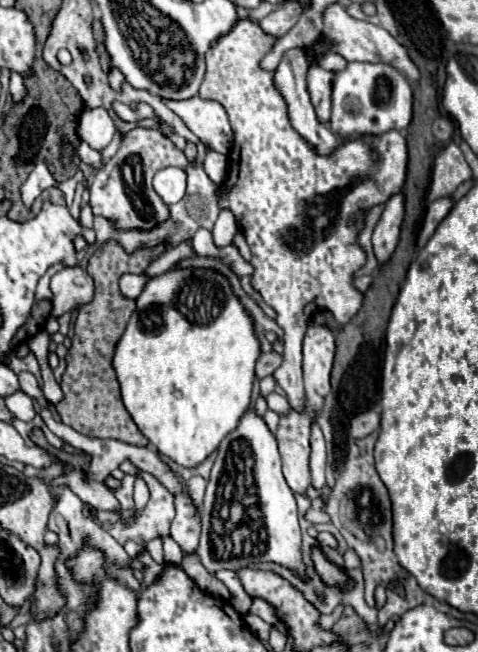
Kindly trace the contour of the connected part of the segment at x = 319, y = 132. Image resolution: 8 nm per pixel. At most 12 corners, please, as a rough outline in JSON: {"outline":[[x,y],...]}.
{"outline":[[286,51],[274,87],[286,99],[290,125],[318,155],[338,137],[316,119],[302,51]]}

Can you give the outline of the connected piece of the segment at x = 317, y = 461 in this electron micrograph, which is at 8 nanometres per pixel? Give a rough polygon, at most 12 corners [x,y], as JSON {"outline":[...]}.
{"outline":[[316,421],[310,425],[312,487],[326,485],[326,443]]}

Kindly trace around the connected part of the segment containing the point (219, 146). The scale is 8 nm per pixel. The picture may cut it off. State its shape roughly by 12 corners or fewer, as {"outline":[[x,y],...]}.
{"outline":[[164,101],[210,149],[228,155],[232,129],[218,101]]}

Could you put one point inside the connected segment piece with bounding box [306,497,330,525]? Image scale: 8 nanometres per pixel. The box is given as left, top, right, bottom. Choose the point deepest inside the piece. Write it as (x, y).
(315, 514)

